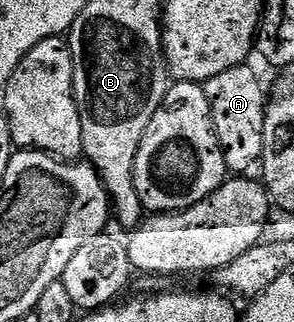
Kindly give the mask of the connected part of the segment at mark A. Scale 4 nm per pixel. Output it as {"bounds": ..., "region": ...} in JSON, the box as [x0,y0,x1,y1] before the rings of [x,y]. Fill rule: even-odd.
{"bounds":[204,65,267,173],"region":[[[249,65],[232,67],[204,84],[209,98],[209,107],[213,110],[213,127],[225,150],[225,166],[230,172],[245,173],[248,167],[256,168],[263,149],[263,125],[267,98],[255,72]]]}

